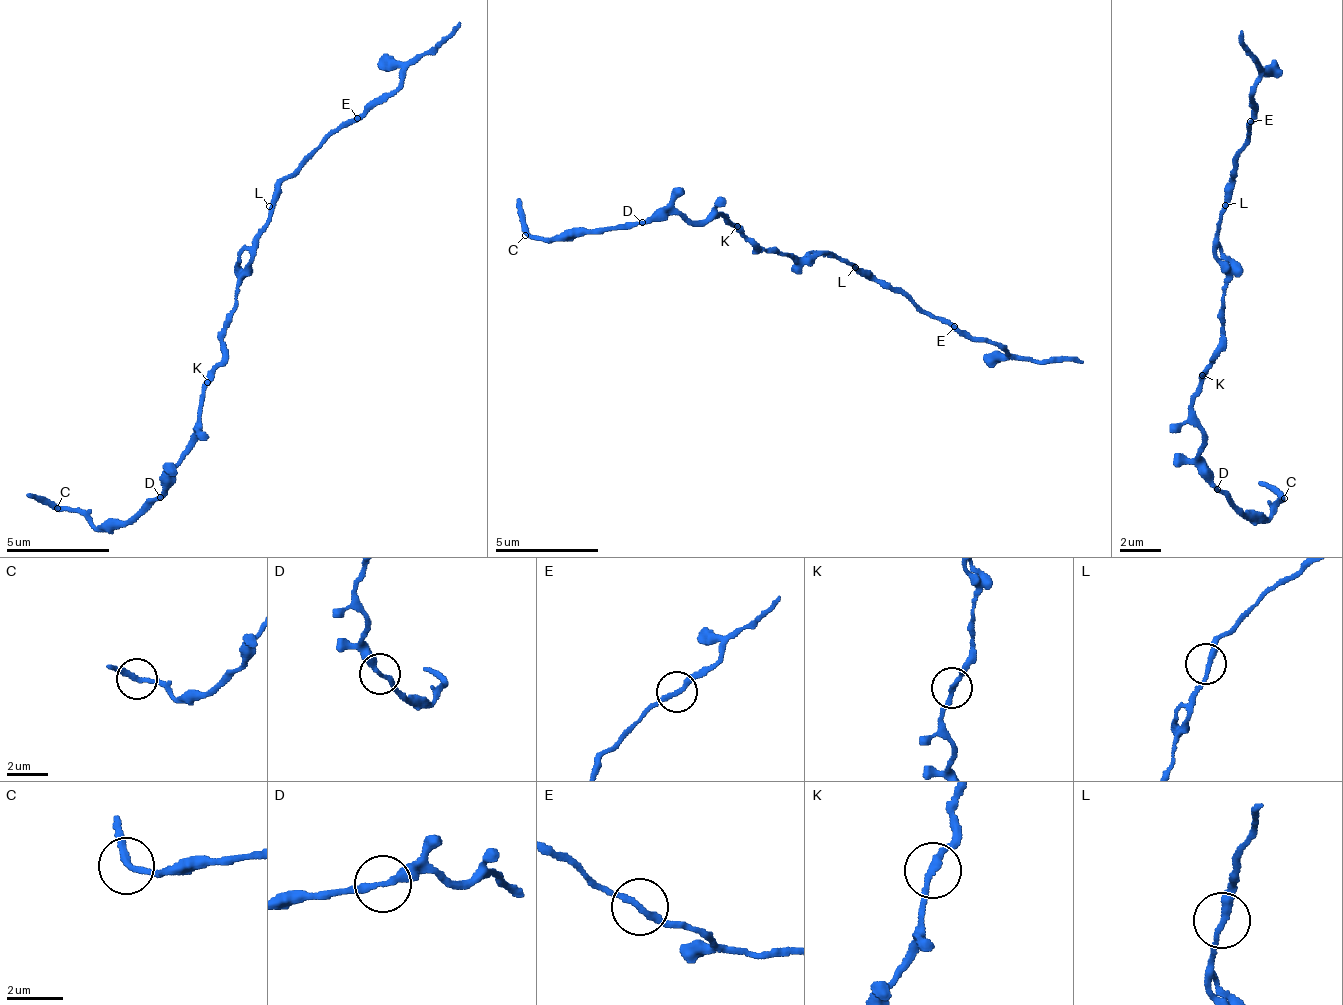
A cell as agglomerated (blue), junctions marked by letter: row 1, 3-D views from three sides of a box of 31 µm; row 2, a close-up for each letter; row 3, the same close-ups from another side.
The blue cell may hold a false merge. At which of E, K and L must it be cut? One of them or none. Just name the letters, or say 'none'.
none

